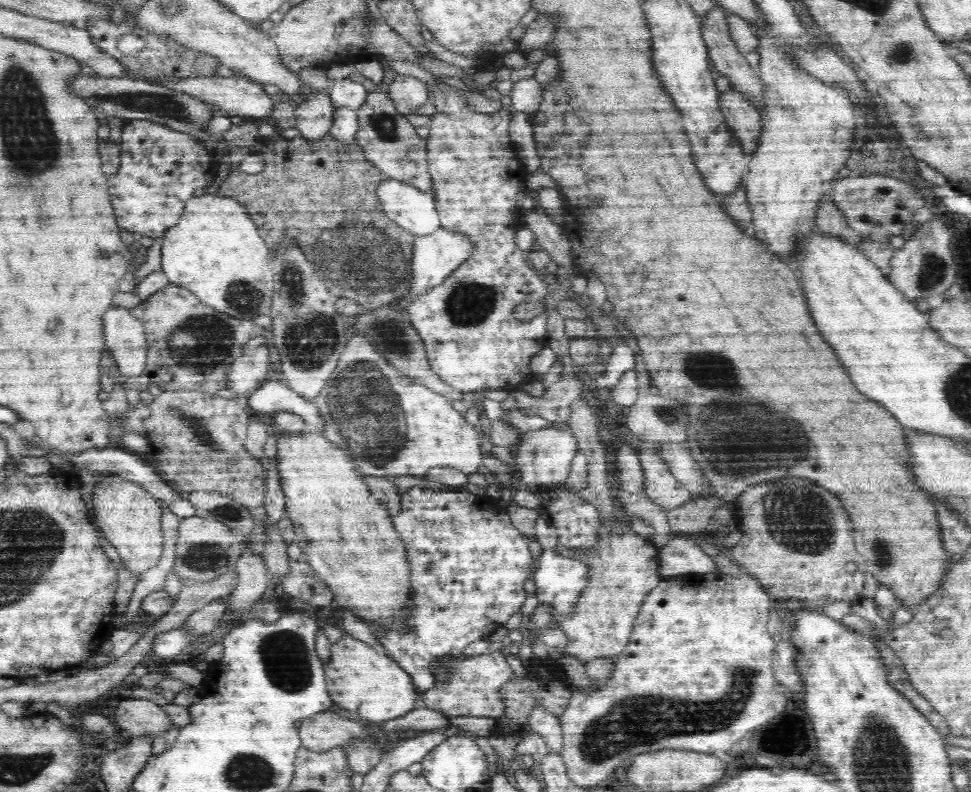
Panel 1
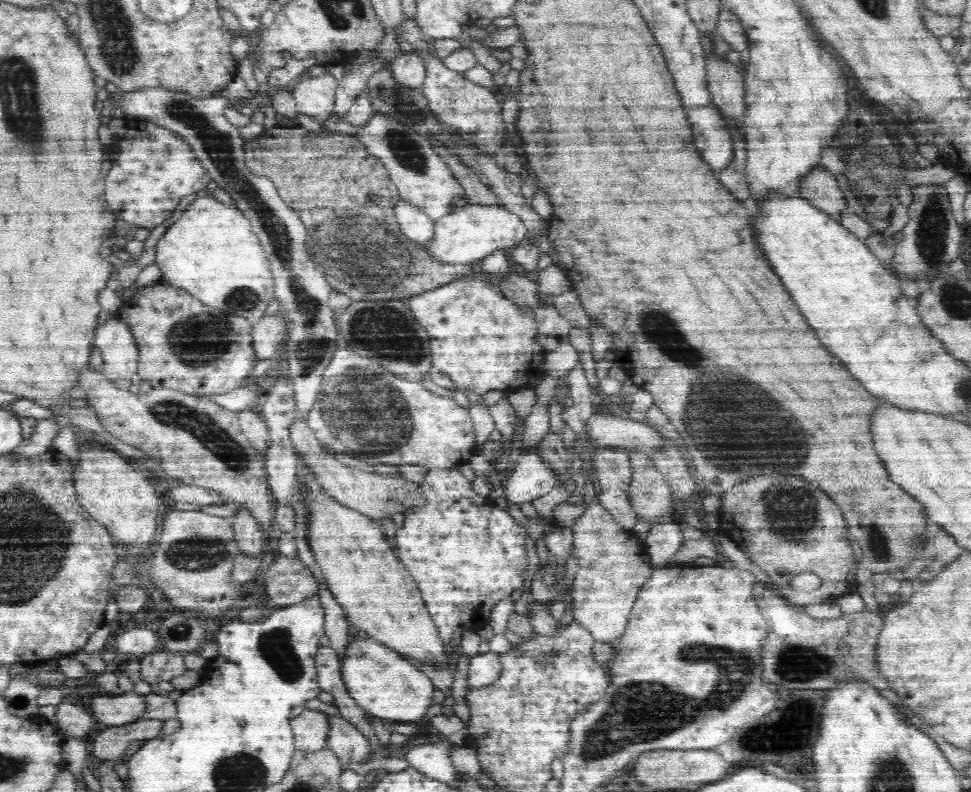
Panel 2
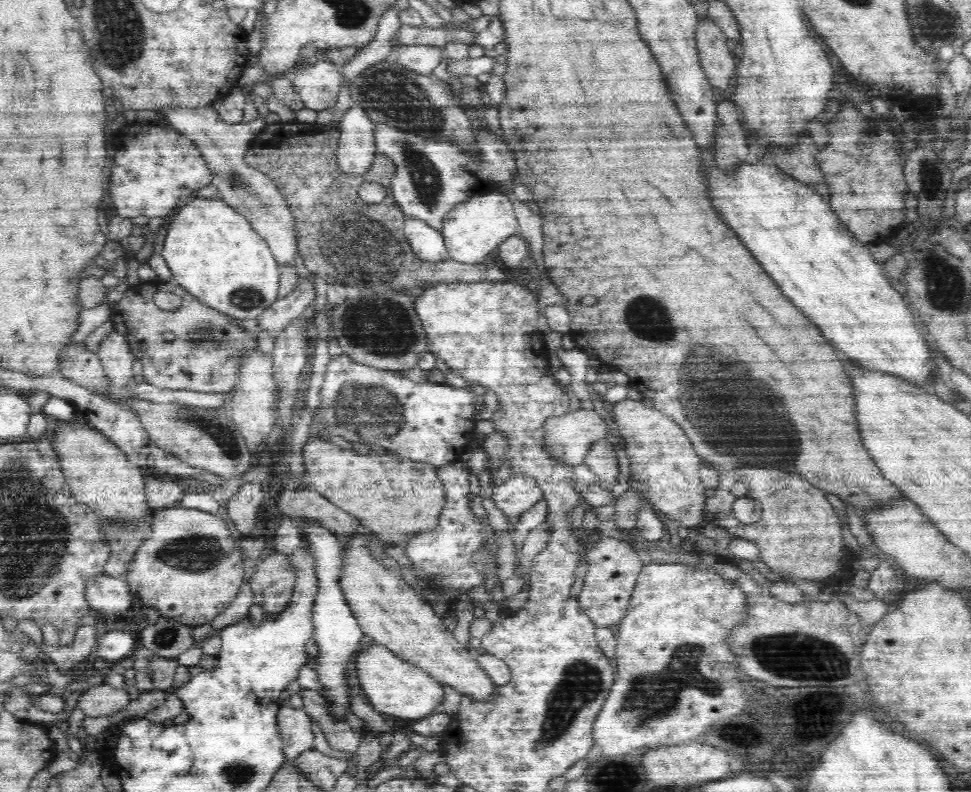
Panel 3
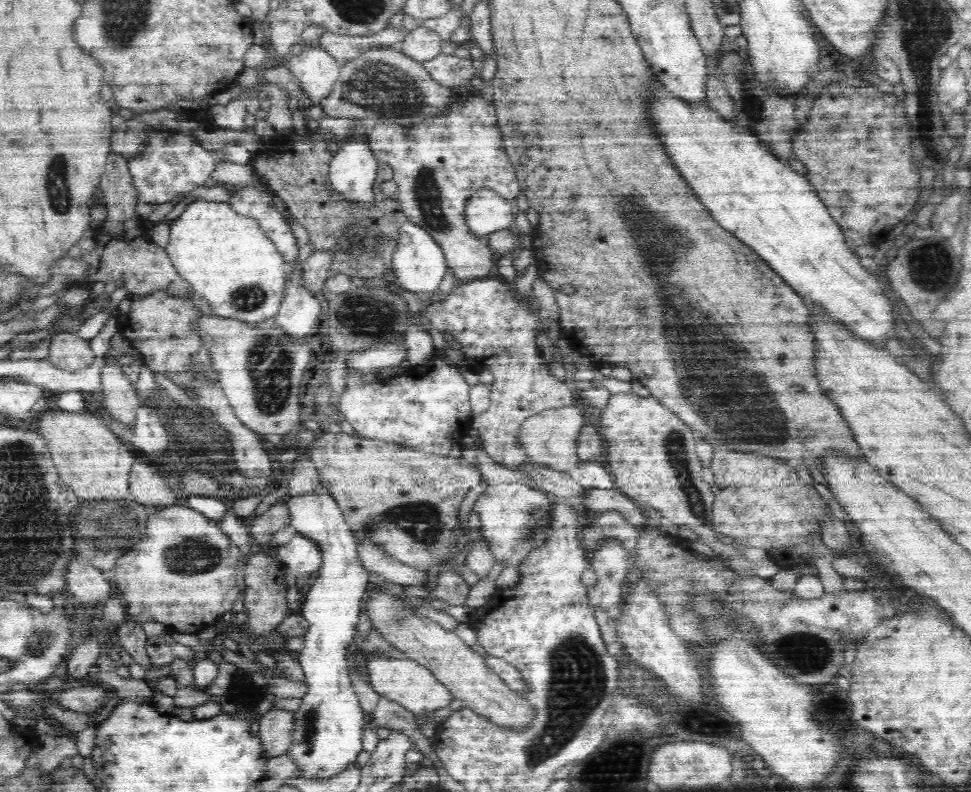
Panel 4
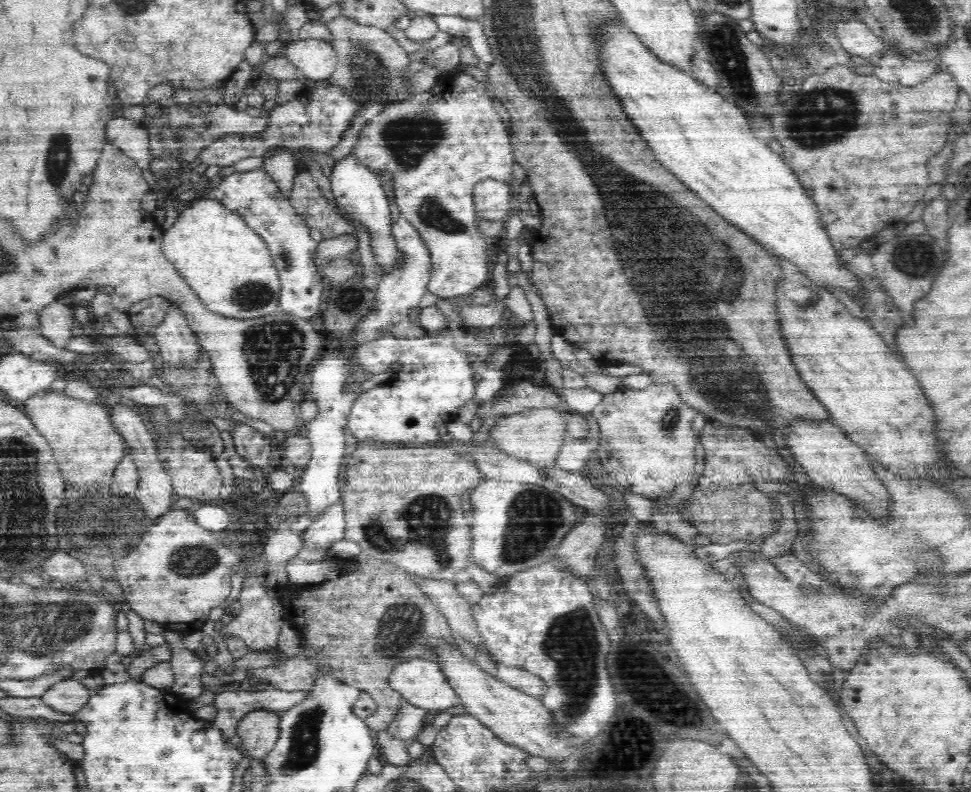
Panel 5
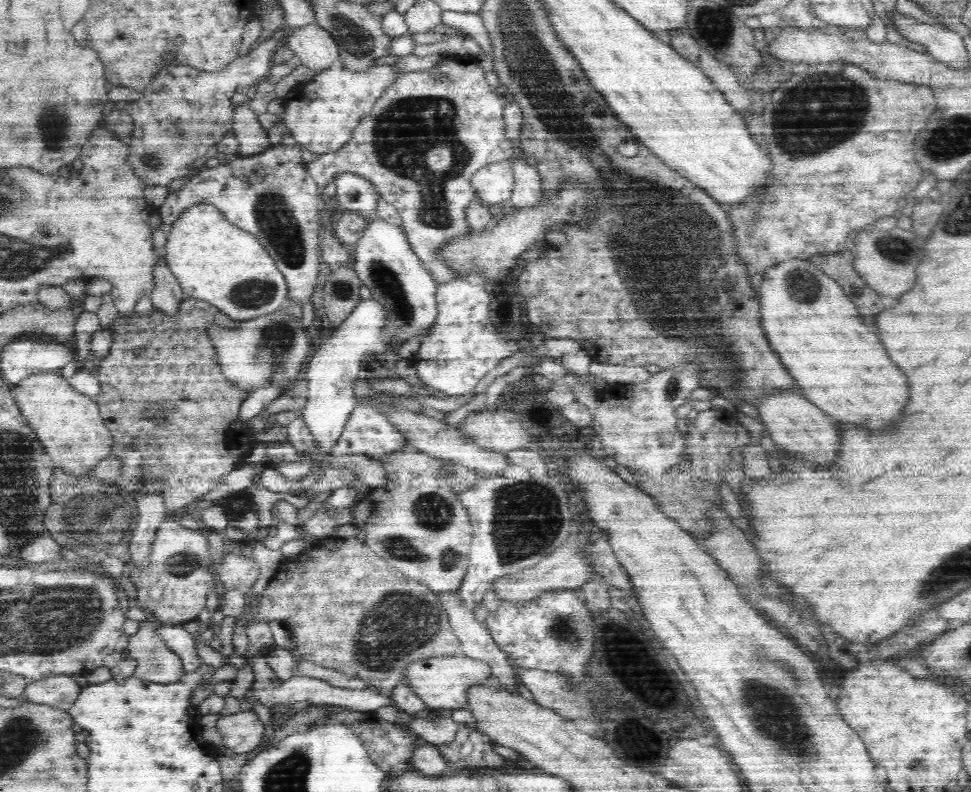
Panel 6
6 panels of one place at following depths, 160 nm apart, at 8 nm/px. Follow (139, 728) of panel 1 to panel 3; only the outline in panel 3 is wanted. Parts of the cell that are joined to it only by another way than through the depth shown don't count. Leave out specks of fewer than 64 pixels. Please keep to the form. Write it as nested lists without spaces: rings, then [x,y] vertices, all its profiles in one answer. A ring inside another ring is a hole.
[[[106,683],[88,688],[78,698],[77,706],[86,716],[103,716],[121,710],[129,704],[128,692]]]

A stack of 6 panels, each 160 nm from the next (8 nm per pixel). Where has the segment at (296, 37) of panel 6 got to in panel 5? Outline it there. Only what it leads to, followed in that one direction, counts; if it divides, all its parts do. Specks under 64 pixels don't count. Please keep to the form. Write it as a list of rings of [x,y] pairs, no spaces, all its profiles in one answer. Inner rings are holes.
[[[323,37],[287,39],[283,54],[302,72],[302,78],[306,80],[329,78],[338,64],[332,42]]]

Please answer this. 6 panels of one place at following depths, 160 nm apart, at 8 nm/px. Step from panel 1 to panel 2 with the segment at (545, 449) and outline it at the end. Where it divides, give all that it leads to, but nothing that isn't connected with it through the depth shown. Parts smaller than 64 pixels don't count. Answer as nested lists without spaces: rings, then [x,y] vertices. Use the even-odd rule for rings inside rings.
[[[532,448],[514,464],[514,468],[512,468],[504,487],[505,492],[503,495],[510,504],[522,506],[522,504],[530,504],[530,502],[532,504],[536,499],[540,499],[554,490],[553,478],[552,475],[548,474],[548,467],[544,467],[544,463],[540,463],[540,459],[533,454]]]

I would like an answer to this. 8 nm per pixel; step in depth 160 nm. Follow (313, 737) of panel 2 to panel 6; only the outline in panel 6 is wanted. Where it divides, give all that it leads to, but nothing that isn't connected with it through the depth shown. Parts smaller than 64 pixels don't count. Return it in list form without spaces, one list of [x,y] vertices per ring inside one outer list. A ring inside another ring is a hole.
[[[252,710],[220,716],[214,728],[222,738],[222,748],[230,748],[236,754],[248,754],[262,744],[265,732],[265,725]]]

